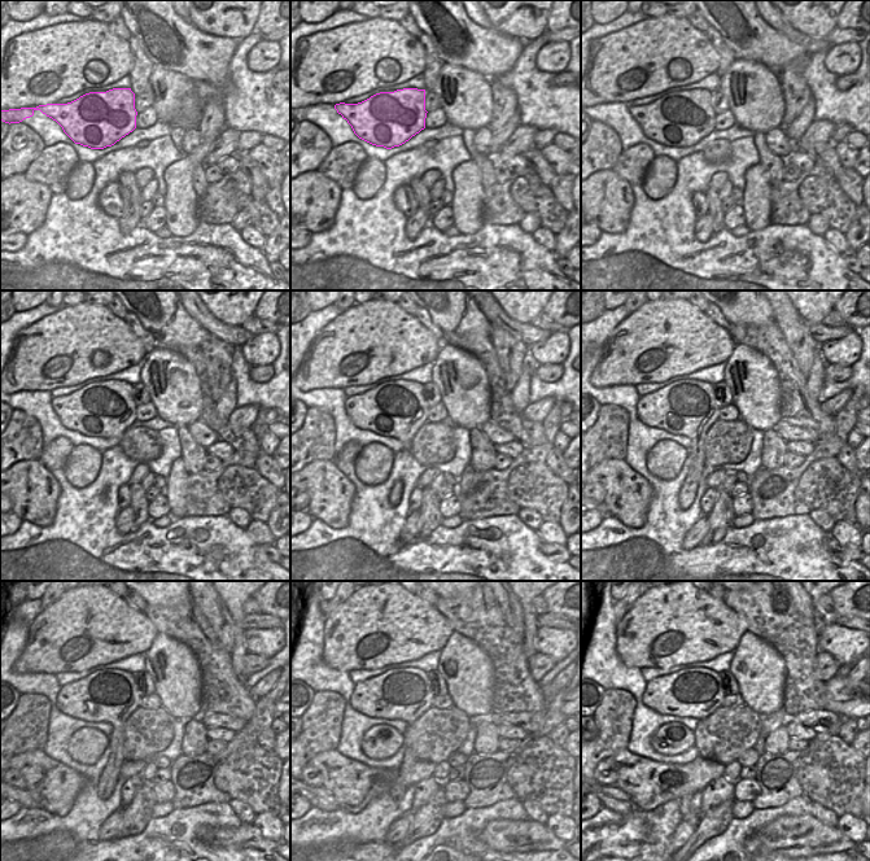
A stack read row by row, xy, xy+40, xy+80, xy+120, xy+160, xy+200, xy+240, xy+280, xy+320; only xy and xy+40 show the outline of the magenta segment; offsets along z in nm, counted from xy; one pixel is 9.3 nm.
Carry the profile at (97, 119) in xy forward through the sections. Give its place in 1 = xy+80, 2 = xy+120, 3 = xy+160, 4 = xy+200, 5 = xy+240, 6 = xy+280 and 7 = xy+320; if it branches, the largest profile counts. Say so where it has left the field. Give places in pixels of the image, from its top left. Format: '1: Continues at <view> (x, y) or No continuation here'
1: Continues at xy+80 (683, 118)
2: Continues at xy+120 (106, 409)
3: Continues at xy+160 (397, 409)
4: Continues at xy+200 (687, 407)
5: Continues at xy+240 (112, 695)
6: Continues at xy+280 (405, 694)
7: Continues at xy+320 (696, 693).

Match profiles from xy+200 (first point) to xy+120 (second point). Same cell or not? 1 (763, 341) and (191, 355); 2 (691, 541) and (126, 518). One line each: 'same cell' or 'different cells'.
1: same cell
2: same cell

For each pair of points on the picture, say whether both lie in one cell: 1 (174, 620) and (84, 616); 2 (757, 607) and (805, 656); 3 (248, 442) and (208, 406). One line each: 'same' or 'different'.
1: different
2: same
3: same

